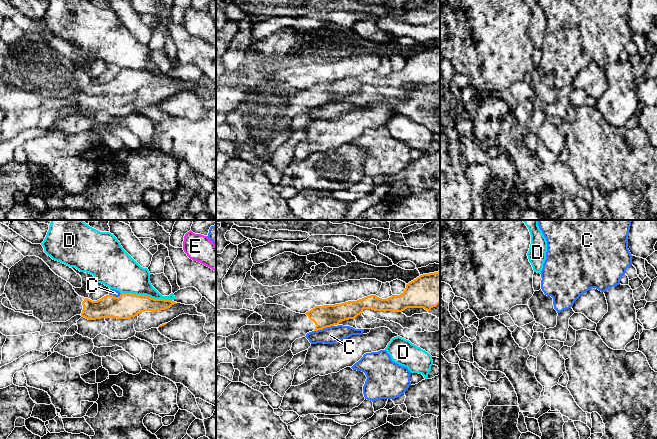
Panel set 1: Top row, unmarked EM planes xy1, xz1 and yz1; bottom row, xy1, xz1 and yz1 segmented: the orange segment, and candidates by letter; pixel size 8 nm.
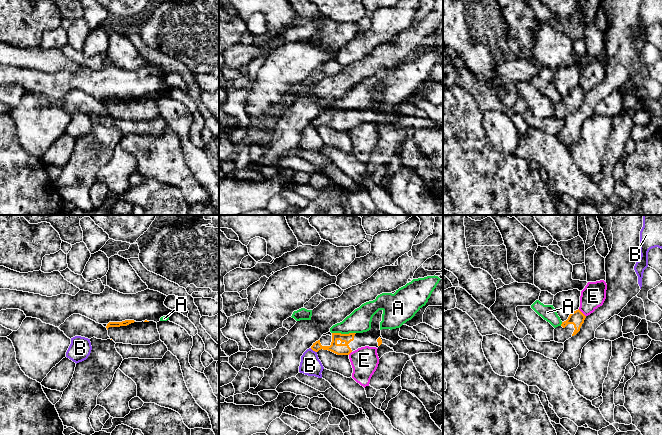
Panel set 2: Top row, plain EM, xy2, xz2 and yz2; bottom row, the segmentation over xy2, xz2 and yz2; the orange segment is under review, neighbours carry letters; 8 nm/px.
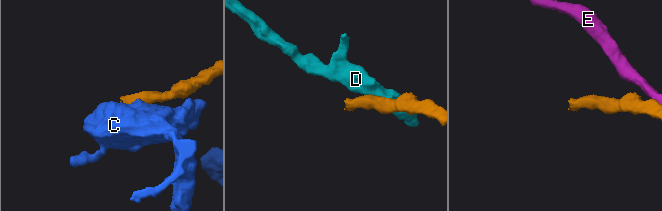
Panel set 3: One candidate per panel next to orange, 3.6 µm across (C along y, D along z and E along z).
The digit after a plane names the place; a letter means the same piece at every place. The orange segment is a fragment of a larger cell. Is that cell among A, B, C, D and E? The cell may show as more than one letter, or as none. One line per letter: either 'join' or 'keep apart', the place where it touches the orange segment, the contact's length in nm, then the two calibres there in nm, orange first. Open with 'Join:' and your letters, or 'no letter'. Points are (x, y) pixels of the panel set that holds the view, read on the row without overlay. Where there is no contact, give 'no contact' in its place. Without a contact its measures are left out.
Join: no letter
A: keep apart; meets orange in xz2 at (344, 110); contact 190 nm long; 100 nm thick on the orange side, 190 nm on the other
B: keep apart; meets orange in xz2 at (313, 126); contact 70 nm long; 100 nm thick on the orange side, 170 nm on the other
C: keep apart; meets orange in xz1 at (323, 104); contact 170 nm long; 180 nm thick on the orange side, 140 nm on the other
D: keep apart; meets orange in xy1 at (145, 71); contact 420 nm long; 200 nm thick on the orange side, 280 nm on the other
E: keep apart; meets orange in yz2 at (582, 89); contact 90 nm long; 120 nm thick on the orange side, 190 nm on the other

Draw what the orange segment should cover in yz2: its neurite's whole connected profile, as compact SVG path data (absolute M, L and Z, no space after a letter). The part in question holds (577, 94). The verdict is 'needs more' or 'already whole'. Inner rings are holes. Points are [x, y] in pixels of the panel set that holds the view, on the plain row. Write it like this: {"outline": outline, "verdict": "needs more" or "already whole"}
{"outline": "M579 85L572 88L566 97L554 105L554 117L564 119L576 111L580 107L585 94L586 92Z", "verdict": "needs more"}

